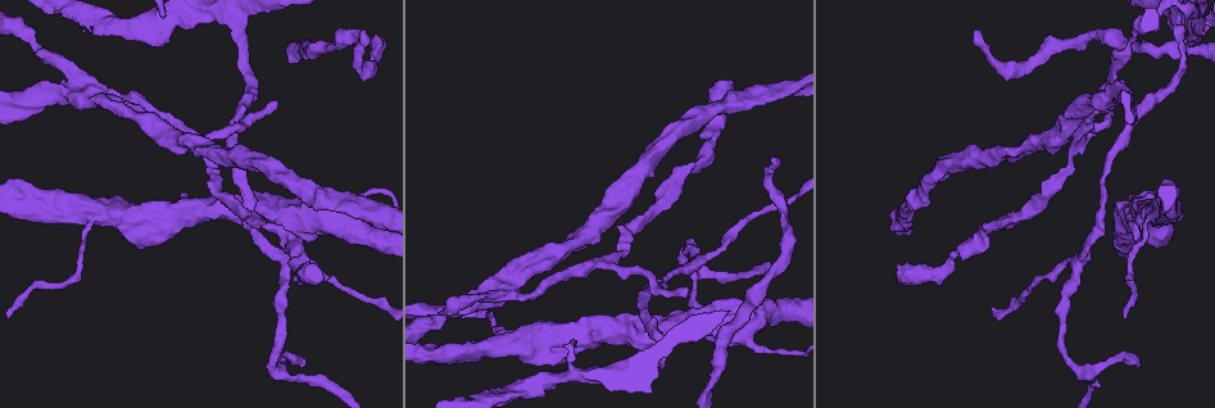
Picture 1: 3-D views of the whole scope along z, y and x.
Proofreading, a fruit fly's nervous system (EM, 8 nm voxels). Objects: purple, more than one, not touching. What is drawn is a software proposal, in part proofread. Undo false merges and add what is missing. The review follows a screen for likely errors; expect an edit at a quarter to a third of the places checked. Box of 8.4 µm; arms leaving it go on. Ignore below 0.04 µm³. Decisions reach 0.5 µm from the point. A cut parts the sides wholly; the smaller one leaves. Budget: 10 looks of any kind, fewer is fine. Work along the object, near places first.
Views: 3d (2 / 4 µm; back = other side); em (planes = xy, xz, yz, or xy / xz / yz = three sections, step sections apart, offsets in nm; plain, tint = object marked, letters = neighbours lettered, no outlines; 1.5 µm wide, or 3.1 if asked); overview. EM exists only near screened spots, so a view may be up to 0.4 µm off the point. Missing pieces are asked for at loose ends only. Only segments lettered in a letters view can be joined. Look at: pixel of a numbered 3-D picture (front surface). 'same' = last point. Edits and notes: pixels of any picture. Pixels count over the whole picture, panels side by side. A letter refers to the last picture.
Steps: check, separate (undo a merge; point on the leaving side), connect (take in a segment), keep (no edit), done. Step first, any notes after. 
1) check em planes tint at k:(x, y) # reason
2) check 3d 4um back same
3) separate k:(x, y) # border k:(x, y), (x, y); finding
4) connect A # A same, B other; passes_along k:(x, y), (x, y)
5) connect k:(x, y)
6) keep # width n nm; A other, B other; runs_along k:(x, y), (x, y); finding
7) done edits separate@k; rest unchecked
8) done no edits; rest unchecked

check 3d 4um at 1:(1109, 95) # a fork

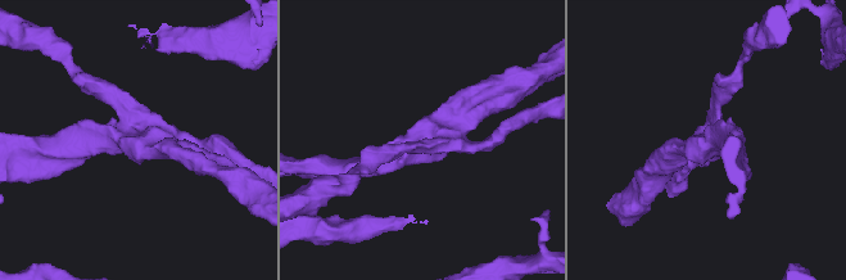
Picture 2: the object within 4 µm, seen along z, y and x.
check em planes letters at 2:(439, 138) # arms 3; arm_widths 190, 300, 320 nm; shape alone is not enough

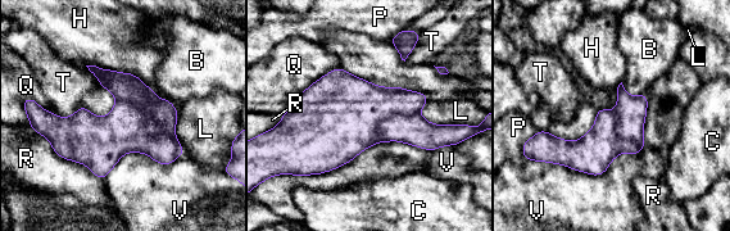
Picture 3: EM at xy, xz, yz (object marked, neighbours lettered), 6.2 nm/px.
keep # width 160 nm; B other, C other, H other, L other, P other, Q other, R other, T other, V other; border 3:(81, 104), (67, 117), (53, 113); continuous, no second neuron

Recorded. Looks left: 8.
check 3d 4um at 1:(1082, 261) # arms part here

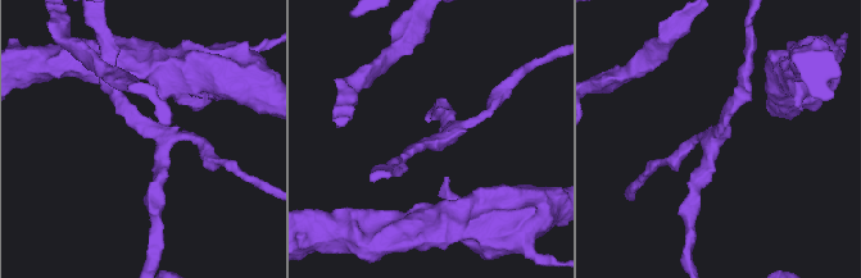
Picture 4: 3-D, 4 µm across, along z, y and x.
check em planes tint at 4:(449, 138) # arms 3

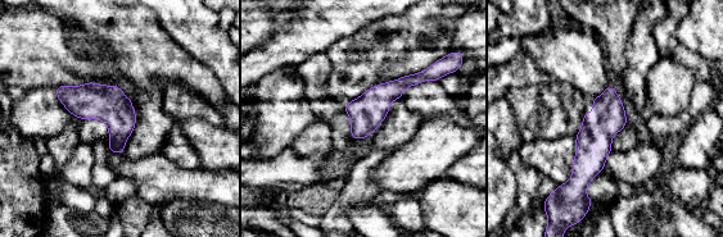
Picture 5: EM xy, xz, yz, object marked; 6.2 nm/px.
check em planes letters same

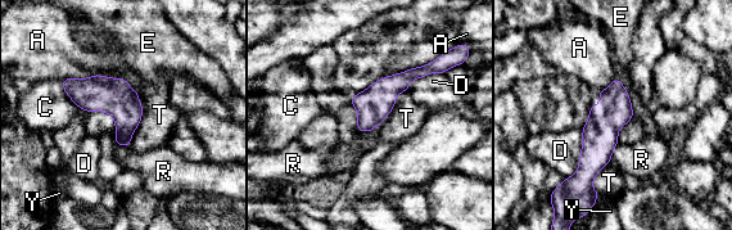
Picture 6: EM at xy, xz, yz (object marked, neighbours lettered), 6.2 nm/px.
keep # longest_contact A 380 nm; A other, C other, D other, E other, R other, T other, Y other; border 6:(138, 90), (141, 120), (129, 147); all the same neuron

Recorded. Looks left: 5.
check em xy step 8 letters at 1:(1073, 155) # branch point

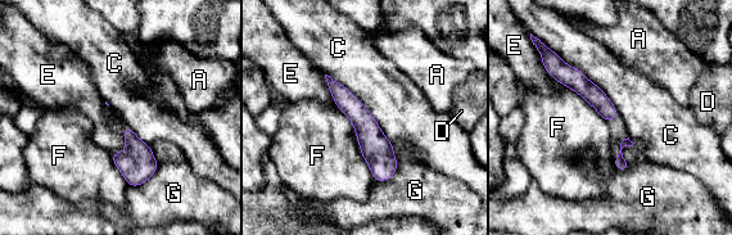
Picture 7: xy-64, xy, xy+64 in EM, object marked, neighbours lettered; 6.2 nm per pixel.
keep # A other, C other, D other, E other, F other, G other; border 7:(337, 104), (375, 180); continuous, no second neuron

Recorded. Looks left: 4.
check em planes plain at 1:(1079, 372) # abrupt turn

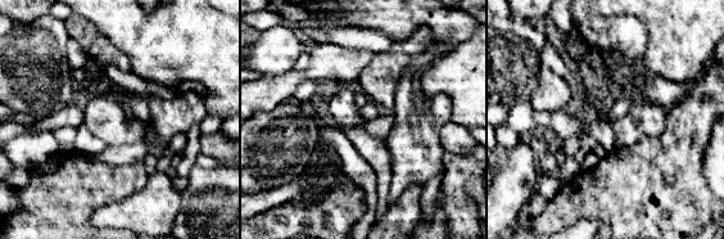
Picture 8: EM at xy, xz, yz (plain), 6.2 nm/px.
check em planes letters same # what lies round it

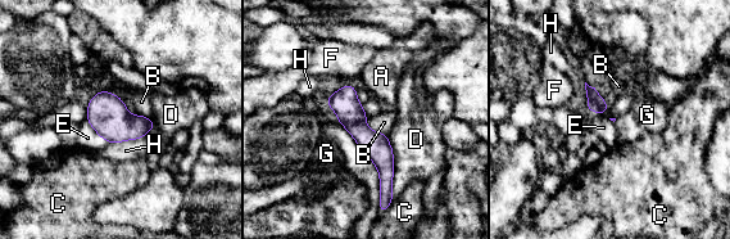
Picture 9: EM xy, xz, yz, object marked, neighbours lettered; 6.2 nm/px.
keep # A other, B other, C other, D other, E other, F other, G other, H other; runs_along 9:(348, 88), (385, 190); all the same neuron

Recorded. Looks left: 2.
done no edits; rest unchecked

